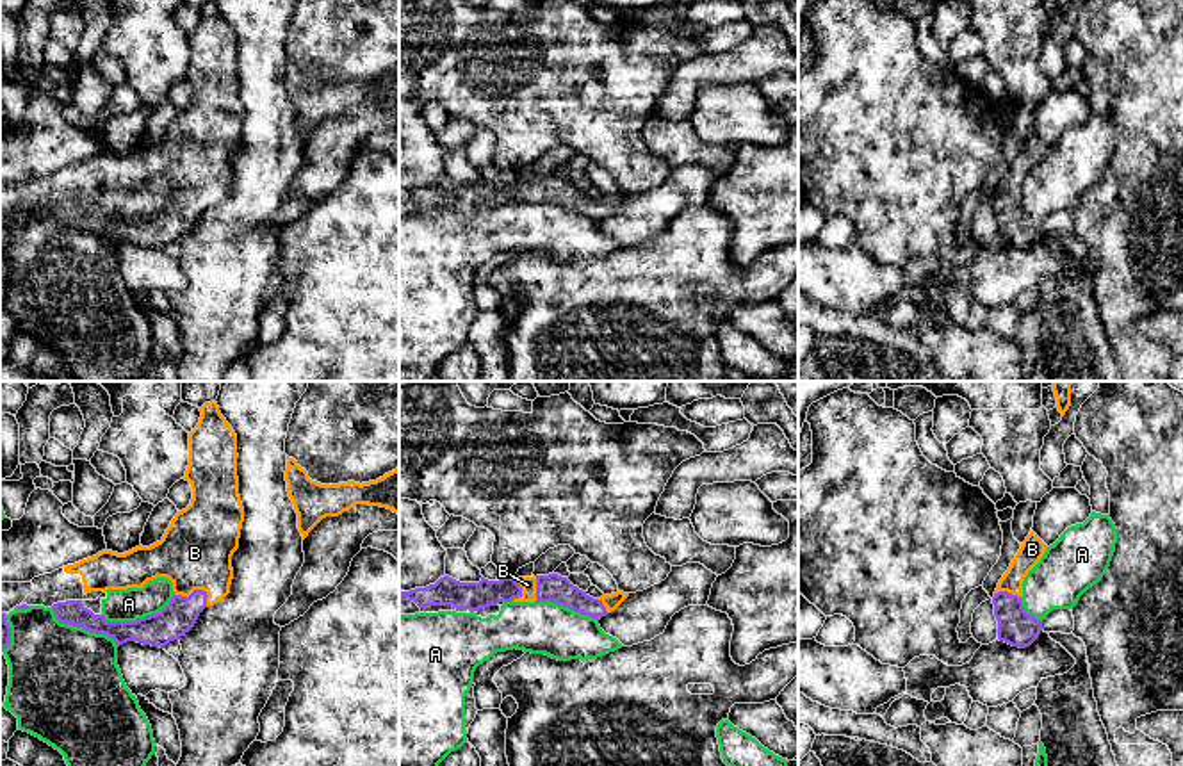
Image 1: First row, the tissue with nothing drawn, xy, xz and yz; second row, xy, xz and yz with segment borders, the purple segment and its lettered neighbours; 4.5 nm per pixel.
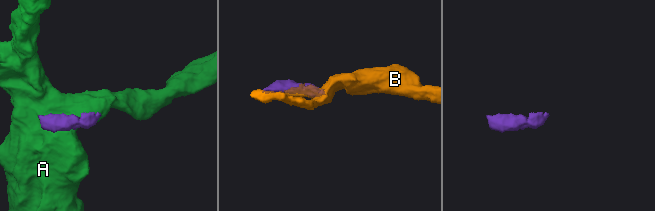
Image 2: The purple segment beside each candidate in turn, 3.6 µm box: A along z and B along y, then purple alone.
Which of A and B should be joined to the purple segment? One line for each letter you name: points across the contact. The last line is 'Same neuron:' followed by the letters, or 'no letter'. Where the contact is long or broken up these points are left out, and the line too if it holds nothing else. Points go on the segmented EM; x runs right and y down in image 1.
Same neuron: B

